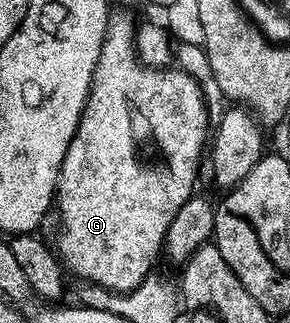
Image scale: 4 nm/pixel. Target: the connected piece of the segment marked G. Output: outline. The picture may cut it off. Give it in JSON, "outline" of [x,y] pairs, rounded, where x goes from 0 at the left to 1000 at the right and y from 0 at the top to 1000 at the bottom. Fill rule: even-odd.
{"outline":[[[390,50],[376,62],[372,105],[359,115],[352,158],[338,170],[338,195],[324,207],[317,276],[303,288],[303,313],[290,325],[266,412],[241,430],[238,464],[228,467],[224,492],[210,508],[207,548],[193,573],[186,613],[190,644],[207,644],[207,737],[197,740],[193,752],[186,749],[186,759],[200,774],[200,796],[217,830],[238,848],[248,842],[255,854],[279,858],[279,873],[307,882],[348,882],[352,892],[372,895],[383,907],[452,904],[455,895],[479,889],[510,851],[541,830],[534,827],[538,793],[545,799],[555,793],[572,715],[586,703],[586,690],[600,690],[600,666],[614,666],[614,653],[628,653],[628,635],[641,628],[641,616],[669,607],[672,585],[662,582],[679,582],[690,502],[707,483],[710,440],[724,424],[717,325],[686,254],[617,207],[524,211],[497,201],[469,167],[469,99],[472,80],[455,77],[455,65],[441,53]],[[455,467],[579,467],[586,474],[586,511],[559,511],[559,517],[531,517],[531,523],[510,517],[503,523],[469,498],[469,480]]]}

